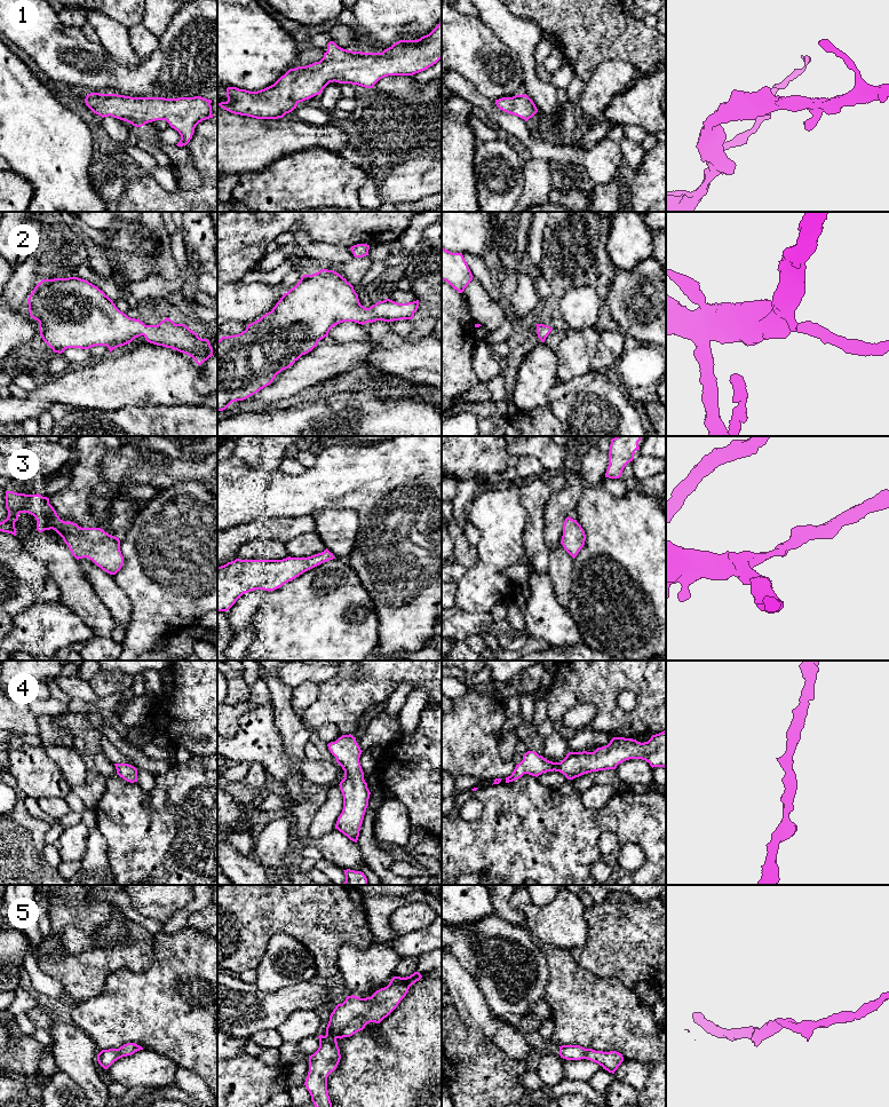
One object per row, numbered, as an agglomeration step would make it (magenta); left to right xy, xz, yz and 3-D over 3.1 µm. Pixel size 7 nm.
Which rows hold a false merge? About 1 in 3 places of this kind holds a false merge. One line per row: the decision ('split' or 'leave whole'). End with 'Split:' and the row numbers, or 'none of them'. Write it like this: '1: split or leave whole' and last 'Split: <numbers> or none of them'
1: leave whole
2: leave whole
3: leave whole
4: leave whole
5: leave whole
Split: none of them

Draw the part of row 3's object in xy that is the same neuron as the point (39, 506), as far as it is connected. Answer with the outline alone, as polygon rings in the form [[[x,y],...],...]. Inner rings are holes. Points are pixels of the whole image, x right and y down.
[[[6,491],[8,516],[0,522],[0,531],[16,536],[15,522],[21,513],[29,513],[37,520],[37,530],[55,530],[79,560],[88,558],[110,575],[116,575],[124,564],[119,538],[101,528],[81,528],[71,521],[59,519],[49,498],[41,495],[25,495]]]

